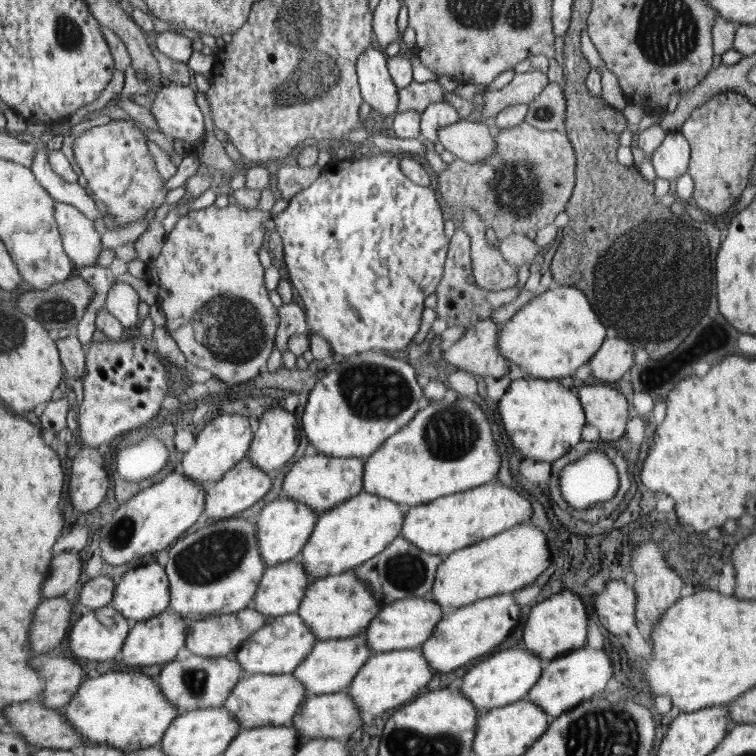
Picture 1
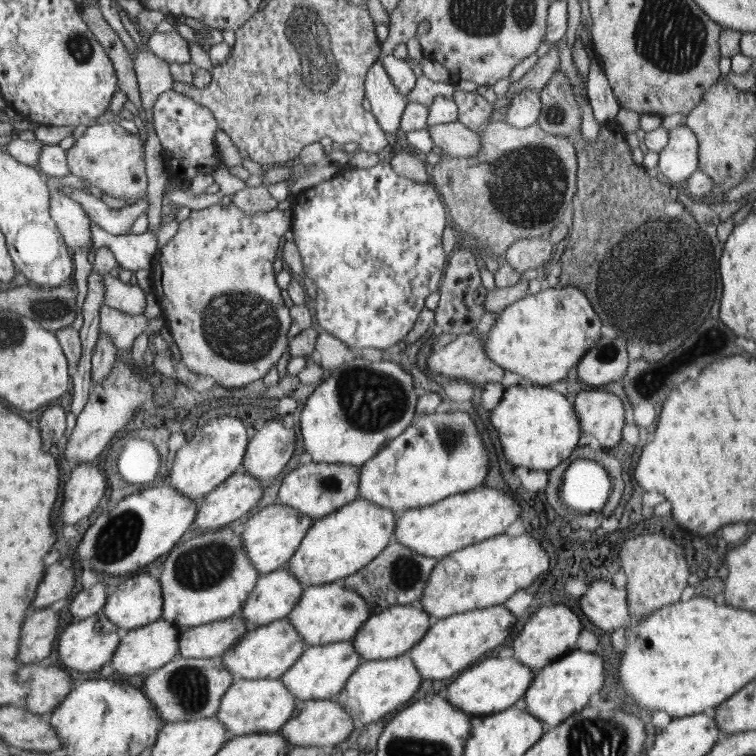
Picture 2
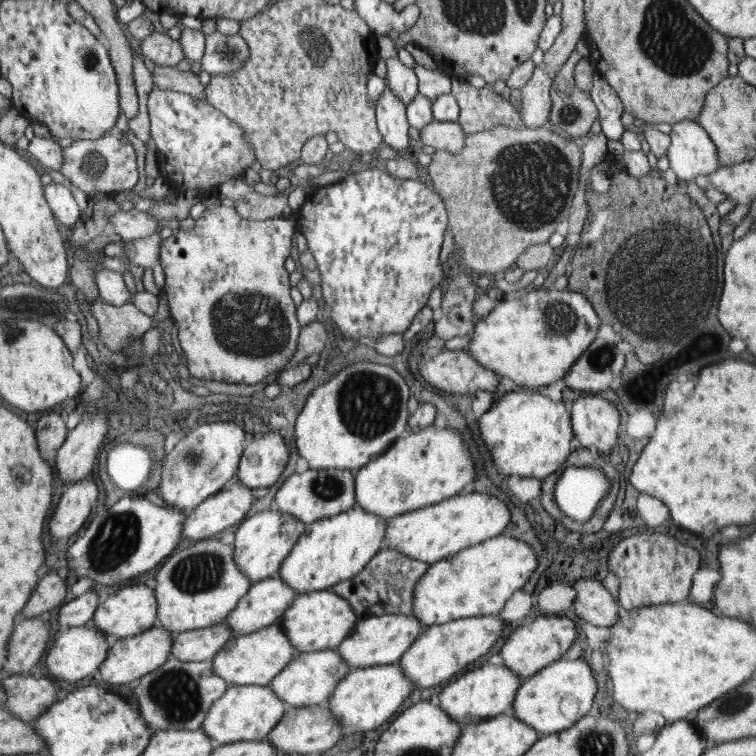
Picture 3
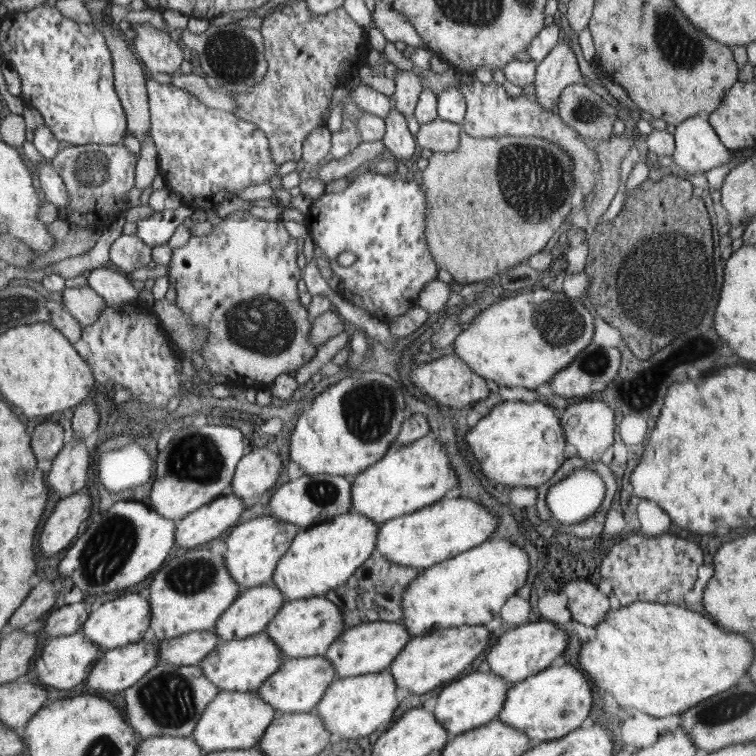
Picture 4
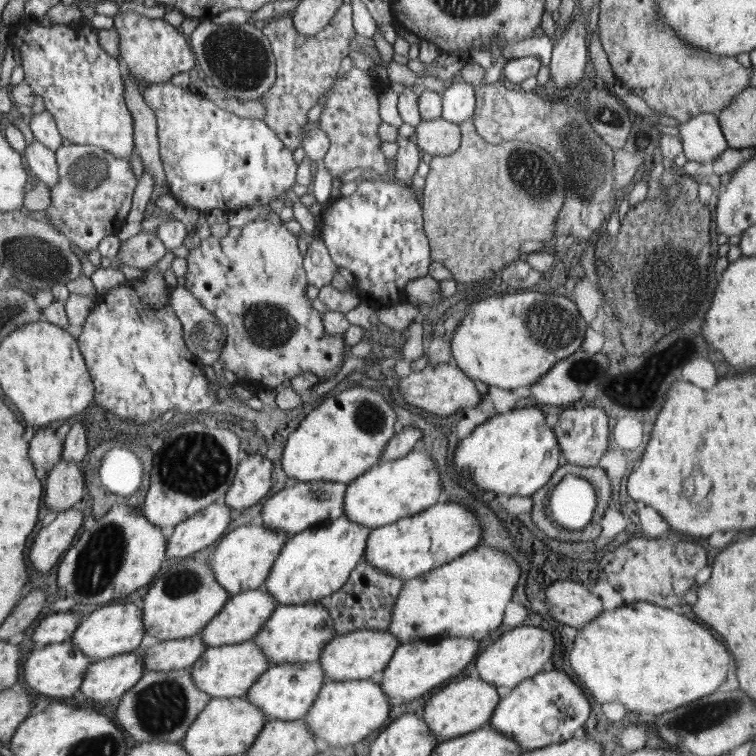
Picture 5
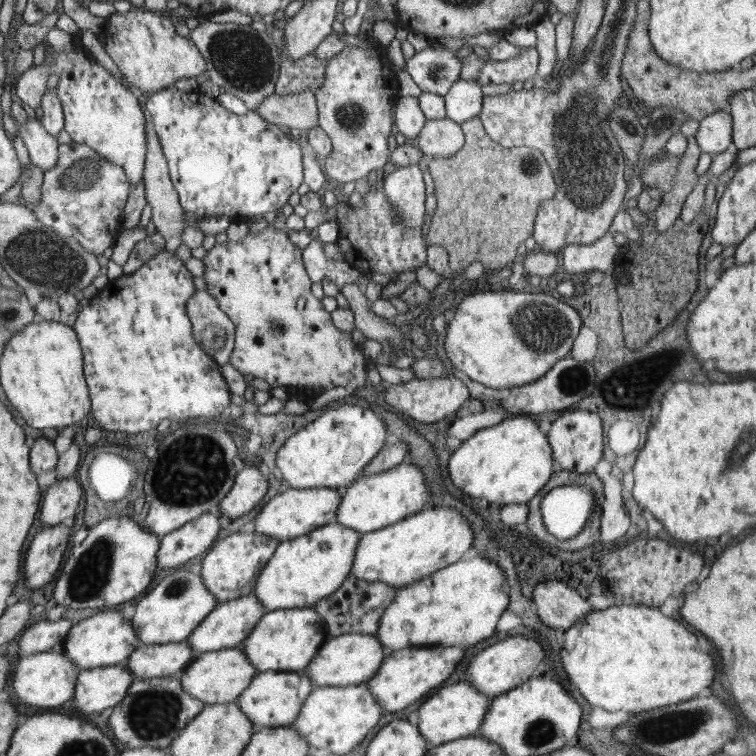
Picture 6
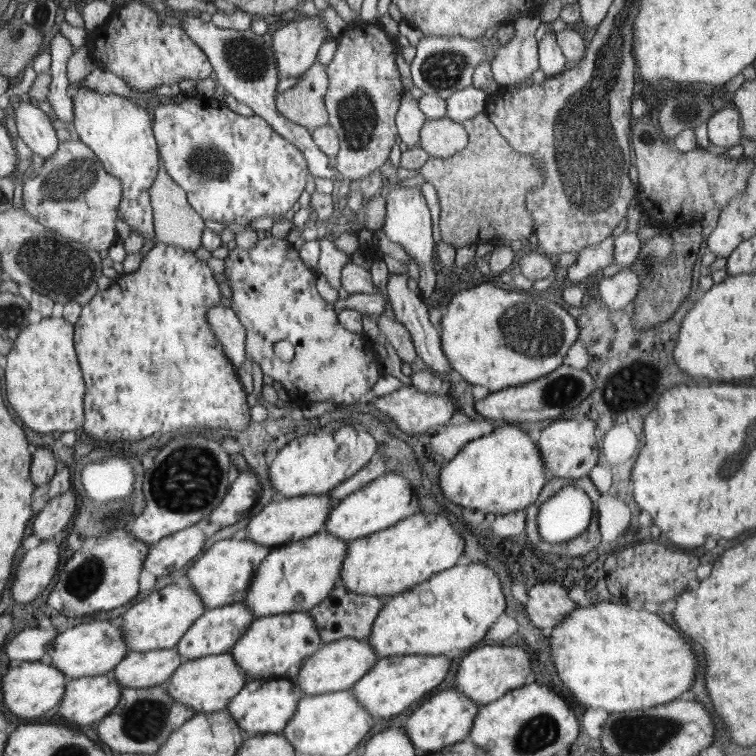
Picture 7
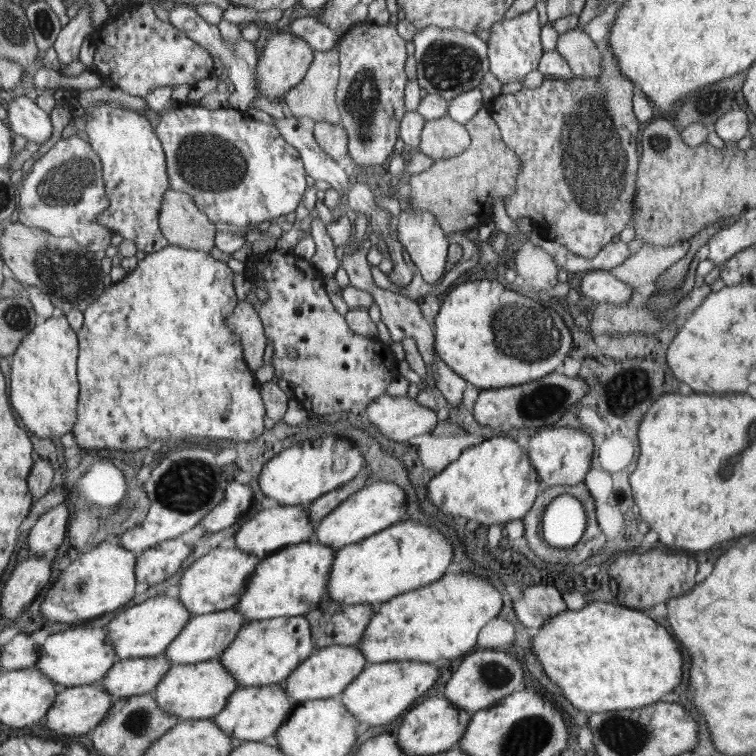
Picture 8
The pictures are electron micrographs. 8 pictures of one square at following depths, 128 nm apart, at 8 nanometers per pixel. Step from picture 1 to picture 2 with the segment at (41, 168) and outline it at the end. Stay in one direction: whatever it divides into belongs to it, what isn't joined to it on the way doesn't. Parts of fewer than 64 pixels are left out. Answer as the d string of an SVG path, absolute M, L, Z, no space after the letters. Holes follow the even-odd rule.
M72 186L60 187L59 190L68 198L72 198L74 202L78 202L90 216L92 222L113 235L128 234L132 224L139 220L140 214L146 213L149 207L146 200L140 200L134 205L128 205L118 210L106 205L98 193Z

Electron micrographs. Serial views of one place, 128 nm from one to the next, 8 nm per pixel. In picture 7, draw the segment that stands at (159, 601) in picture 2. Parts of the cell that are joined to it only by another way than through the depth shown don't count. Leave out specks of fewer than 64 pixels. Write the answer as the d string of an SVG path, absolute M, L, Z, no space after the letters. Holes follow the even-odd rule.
M102 620L98 622L88 622L88 624L80 624L74 628L68 628L52 640L52 646L46 650L45 660L55 667L59 667L69 680L80 677L91 677L104 674L110 674L111 671L127 656L126 636L122 633L122 626L112 625L110 620Z

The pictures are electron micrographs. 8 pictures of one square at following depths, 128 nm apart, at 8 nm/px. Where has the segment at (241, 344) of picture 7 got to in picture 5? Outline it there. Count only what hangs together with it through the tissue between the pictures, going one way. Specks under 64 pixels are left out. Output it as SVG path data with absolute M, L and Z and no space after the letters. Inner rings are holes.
M167 250L166 254L164 254L156 265L160 272L165 272L169 266L172 266L176 275L178 285L172 292L172 310L176 312L180 318L180 322L183 323L185 340L192 354L196 354L196 356L200 358L200 362L204 365L211 365L213 362L218 361L220 351L222 351L222 347L224 347L224 343L226 343L228 330L226 326L222 324L214 314L210 314L208 309L200 304L200 300L196 300L196 298L192 296L192 292L186 288L186 271L188 271L186 258L176 257L172 251Z

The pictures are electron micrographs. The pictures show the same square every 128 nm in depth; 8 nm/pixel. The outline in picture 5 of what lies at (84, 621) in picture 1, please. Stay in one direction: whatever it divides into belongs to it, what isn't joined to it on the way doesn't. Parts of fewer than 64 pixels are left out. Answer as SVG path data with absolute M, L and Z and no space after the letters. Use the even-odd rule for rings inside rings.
M68 639L61 643L52 643L36 647L24 662L24 680L34 694L45 694L52 700L56 698L72 698L72 694L80 689L83 678L87 674L91 663L94 662L89 655Z

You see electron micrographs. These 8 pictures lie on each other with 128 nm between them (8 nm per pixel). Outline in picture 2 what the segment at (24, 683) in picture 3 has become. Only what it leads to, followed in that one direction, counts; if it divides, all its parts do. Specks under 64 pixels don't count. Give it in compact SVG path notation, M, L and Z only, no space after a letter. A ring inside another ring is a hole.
M26 664L20 668L20 680L30 684L30 692L23 700L24 707L33 713L48 716L58 708L74 688L74 682L66 668L56 668L48 664Z

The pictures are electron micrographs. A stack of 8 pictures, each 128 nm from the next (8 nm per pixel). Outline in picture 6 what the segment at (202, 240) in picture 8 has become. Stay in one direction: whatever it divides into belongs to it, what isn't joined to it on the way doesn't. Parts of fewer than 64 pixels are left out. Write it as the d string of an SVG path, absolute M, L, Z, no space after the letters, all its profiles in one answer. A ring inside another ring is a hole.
M145 110L145 117L147 118L147 138L148 138L148 152L147 152L147 168L143 182L145 184L145 198L147 203L152 207L152 221L156 225L155 230L166 239L166 248L168 251L175 251L182 244L182 233L188 226L184 222L185 211L180 204L178 192L172 184L167 167L167 160L164 156L162 147L156 129L150 114Z

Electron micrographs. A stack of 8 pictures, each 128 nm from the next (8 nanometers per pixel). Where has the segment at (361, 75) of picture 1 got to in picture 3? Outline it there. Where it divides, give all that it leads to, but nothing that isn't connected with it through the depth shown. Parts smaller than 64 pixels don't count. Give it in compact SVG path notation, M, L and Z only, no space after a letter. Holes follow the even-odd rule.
M387 87L382 95L376 101L376 114L379 118L380 134L383 135L383 141L386 142L388 148L396 150L399 148L402 153L407 154L409 146L408 128L411 125L407 118L407 105L402 102L399 96L392 93Z

